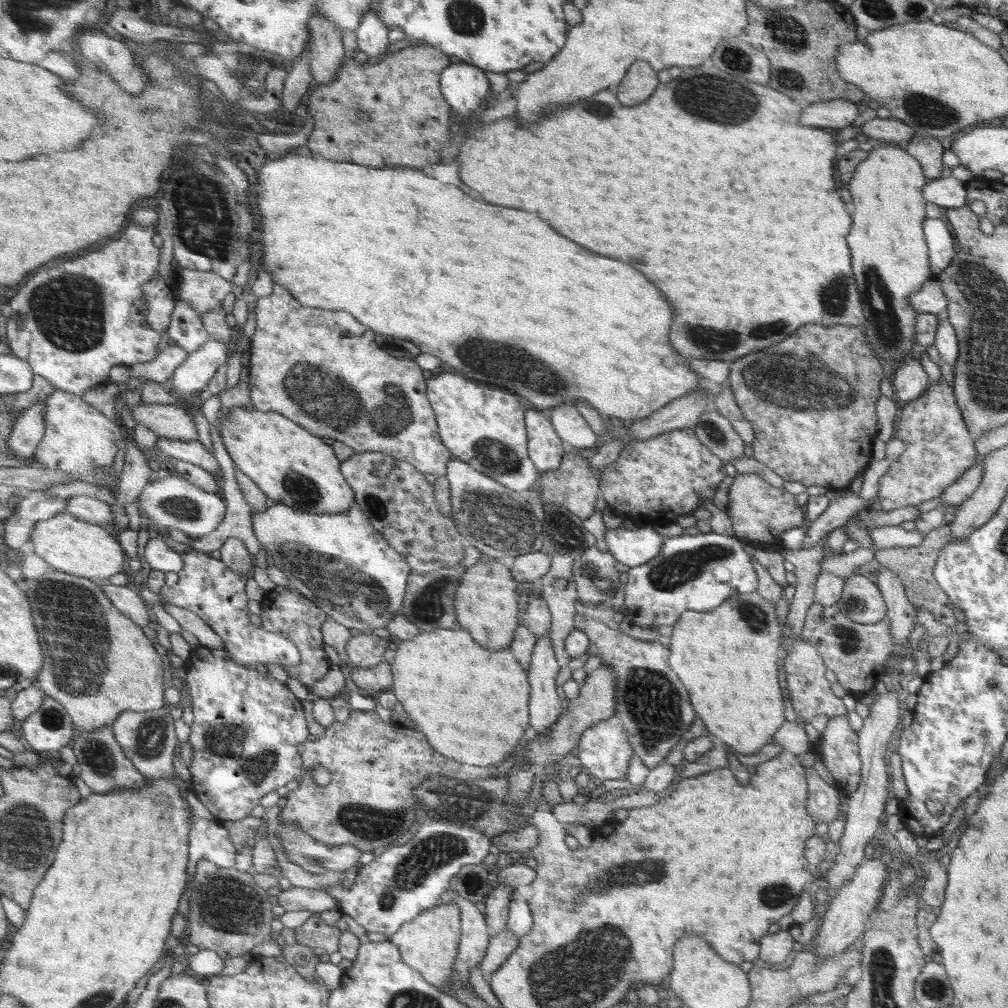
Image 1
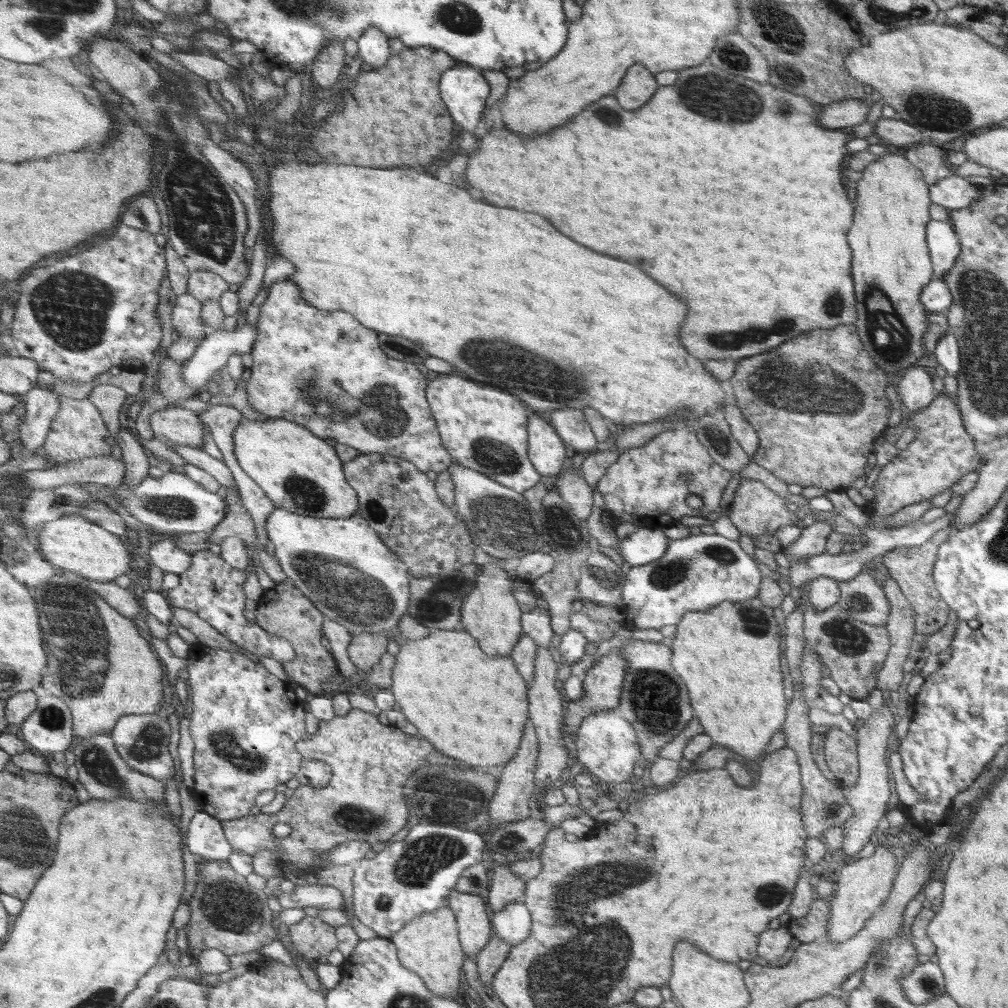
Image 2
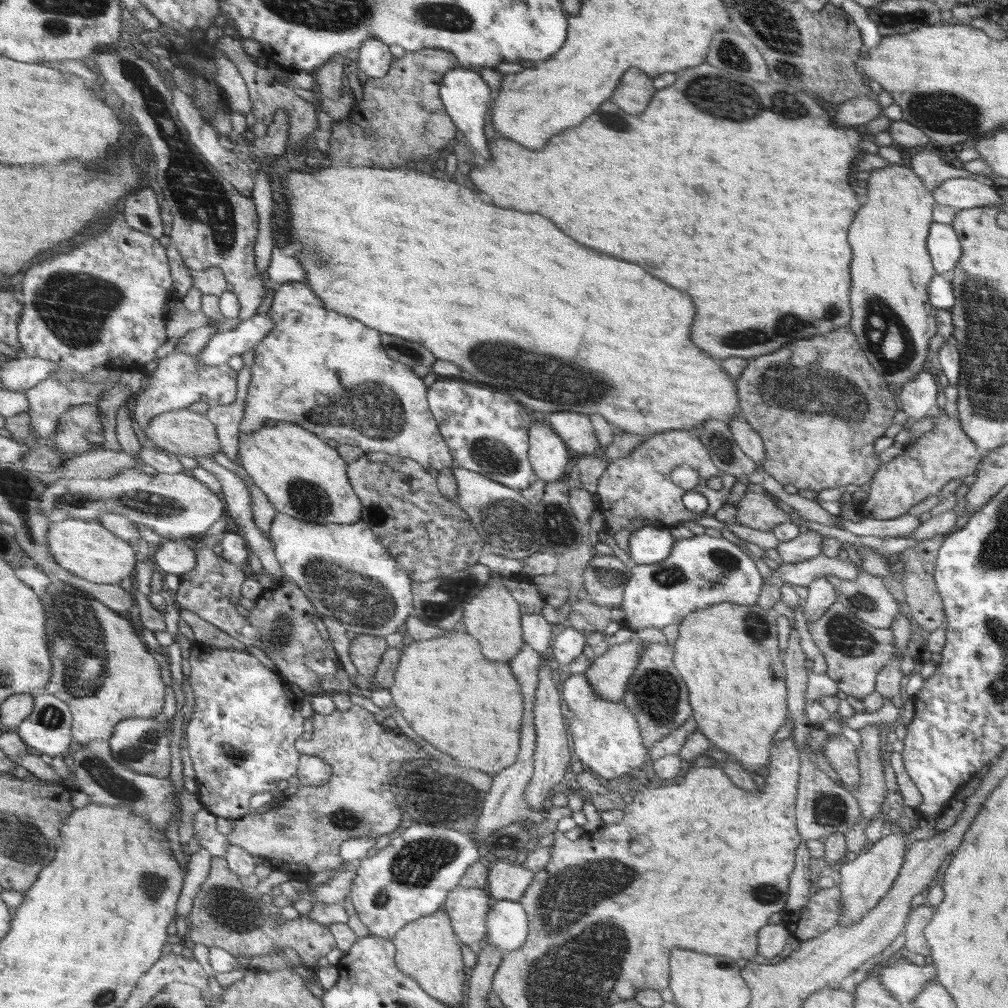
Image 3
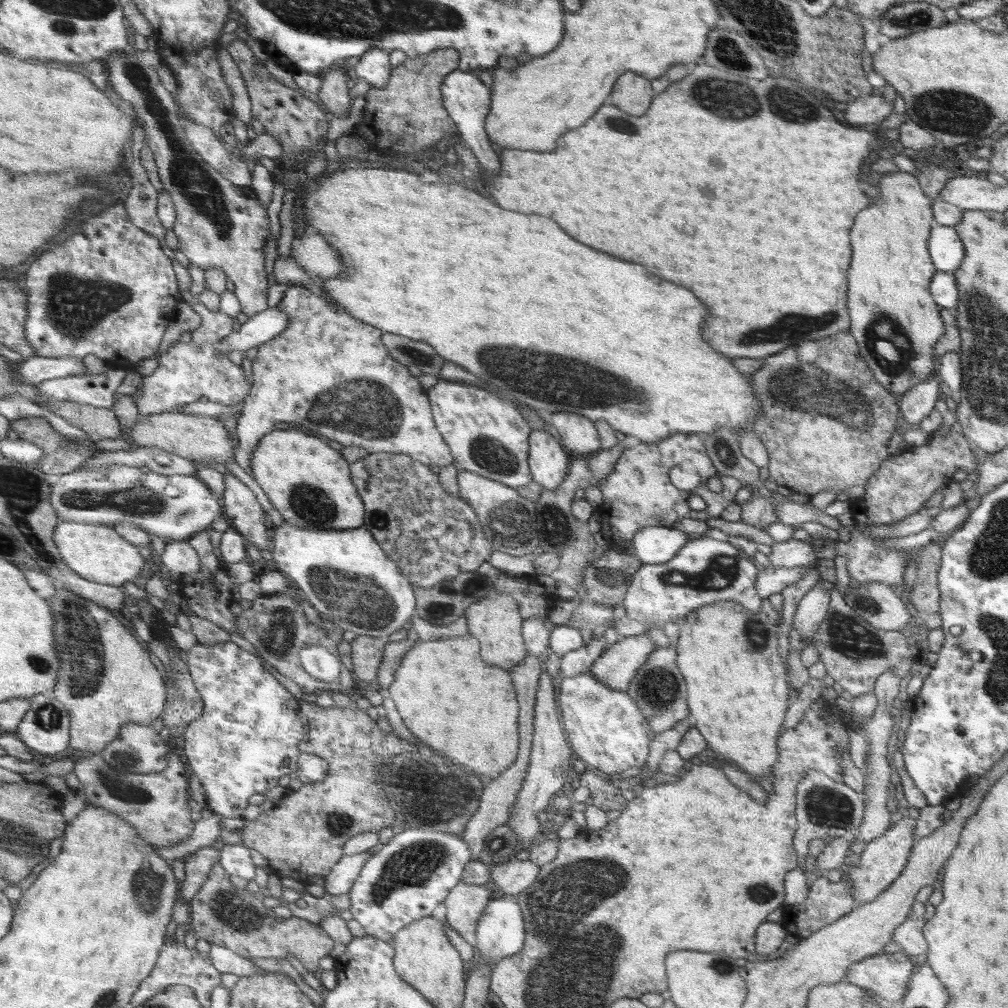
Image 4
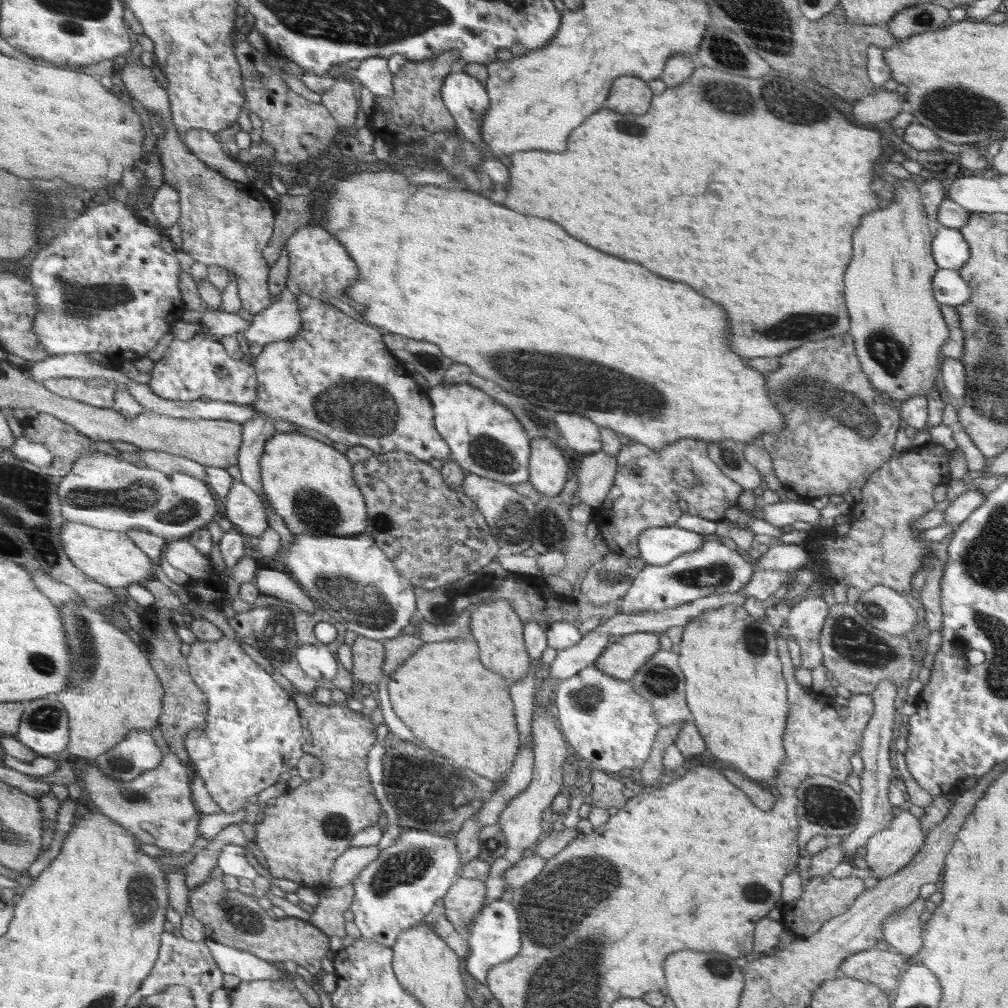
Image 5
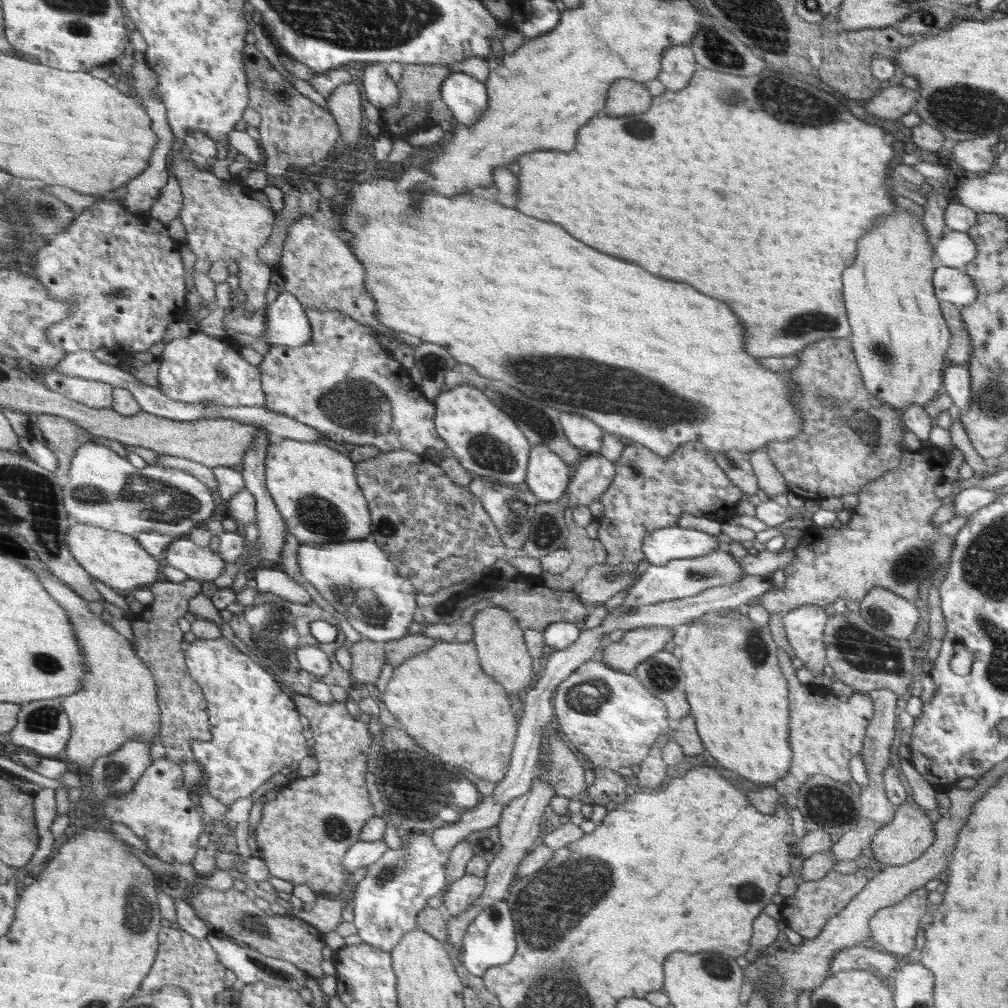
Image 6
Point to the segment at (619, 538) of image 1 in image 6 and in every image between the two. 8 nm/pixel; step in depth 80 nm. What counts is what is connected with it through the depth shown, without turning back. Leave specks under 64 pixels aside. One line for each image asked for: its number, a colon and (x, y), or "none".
2: (645, 545)
3: (649, 545)
4: (655, 544)
5: (658, 545)
6: (662, 546)

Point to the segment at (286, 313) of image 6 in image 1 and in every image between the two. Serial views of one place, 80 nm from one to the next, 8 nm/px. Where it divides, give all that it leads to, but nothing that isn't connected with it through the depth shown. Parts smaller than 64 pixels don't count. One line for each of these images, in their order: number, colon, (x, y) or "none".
1: (196, 373)
2: (216, 349)
3: (248, 334)
4: (265, 325)
5: (279, 322)

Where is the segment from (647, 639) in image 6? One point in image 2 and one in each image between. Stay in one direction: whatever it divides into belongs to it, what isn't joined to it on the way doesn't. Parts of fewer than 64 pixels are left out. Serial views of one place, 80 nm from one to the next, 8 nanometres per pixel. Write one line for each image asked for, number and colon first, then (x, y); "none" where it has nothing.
2: (603, 683)
3: (609, 674)
4: (617, 666)
5: (622, 659)

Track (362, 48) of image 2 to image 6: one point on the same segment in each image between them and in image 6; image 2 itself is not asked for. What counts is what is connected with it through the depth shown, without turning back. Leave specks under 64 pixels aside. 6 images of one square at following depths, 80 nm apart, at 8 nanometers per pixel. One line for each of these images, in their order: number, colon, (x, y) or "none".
3: (374, 60)
4: (374, 66)
5: (373, 73)
6: (378, 88)

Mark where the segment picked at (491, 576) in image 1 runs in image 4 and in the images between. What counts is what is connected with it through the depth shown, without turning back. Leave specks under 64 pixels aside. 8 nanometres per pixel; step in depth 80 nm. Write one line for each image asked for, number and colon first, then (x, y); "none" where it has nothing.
2: (489, 612)
3: (492, 616)
4: (493, 619)

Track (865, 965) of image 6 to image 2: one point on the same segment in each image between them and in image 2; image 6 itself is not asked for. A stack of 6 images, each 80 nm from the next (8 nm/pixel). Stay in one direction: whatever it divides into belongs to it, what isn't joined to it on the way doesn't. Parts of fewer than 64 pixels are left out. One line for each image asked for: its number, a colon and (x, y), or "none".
2: (925, 982)
3: (903, 979)
4: (887, 975)
5: (882, 968)

